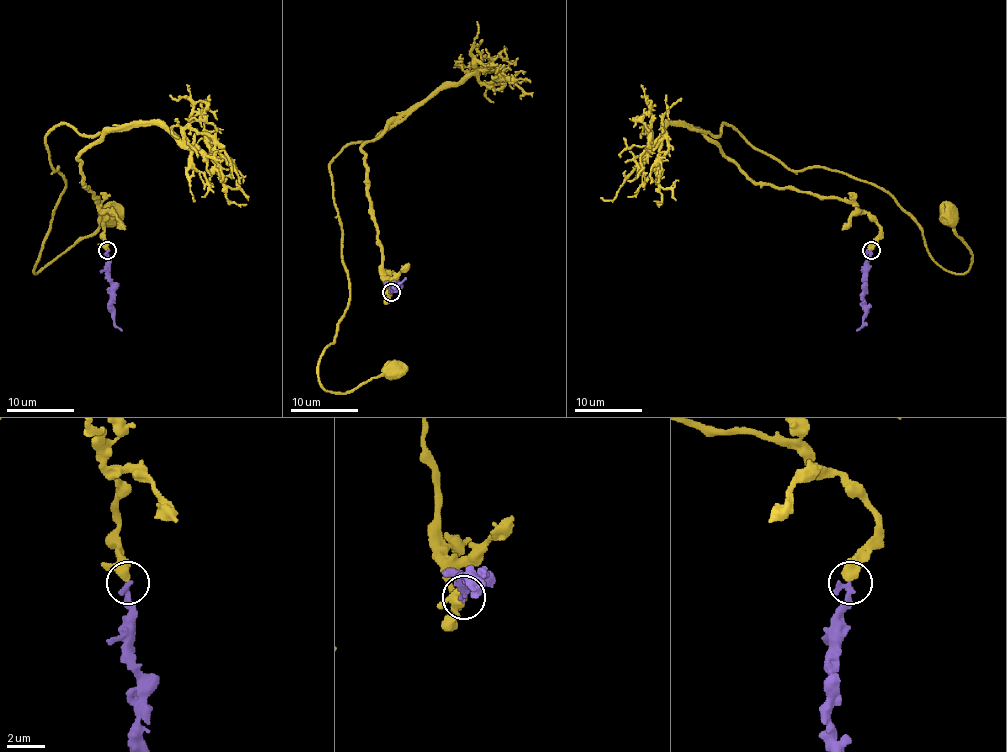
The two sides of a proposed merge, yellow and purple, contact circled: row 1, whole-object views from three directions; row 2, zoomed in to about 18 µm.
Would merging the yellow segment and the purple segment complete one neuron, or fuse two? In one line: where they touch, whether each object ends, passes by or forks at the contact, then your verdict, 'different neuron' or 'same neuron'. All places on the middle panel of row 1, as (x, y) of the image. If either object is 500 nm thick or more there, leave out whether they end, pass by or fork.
(391, 292) | yellow passes by | purple ends | same neuron

